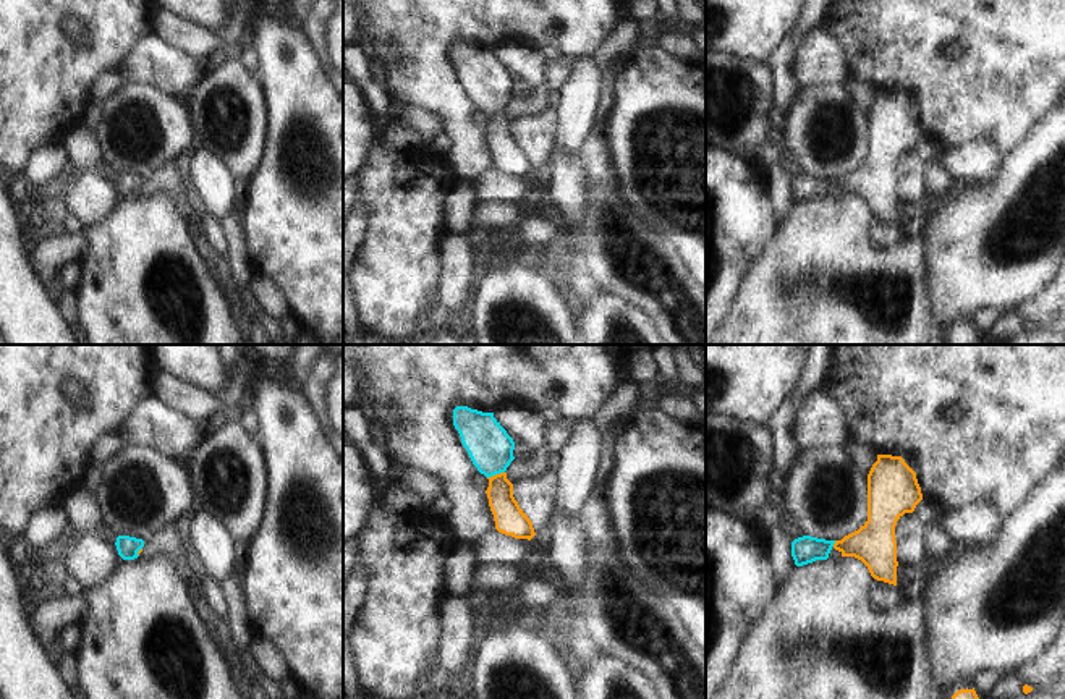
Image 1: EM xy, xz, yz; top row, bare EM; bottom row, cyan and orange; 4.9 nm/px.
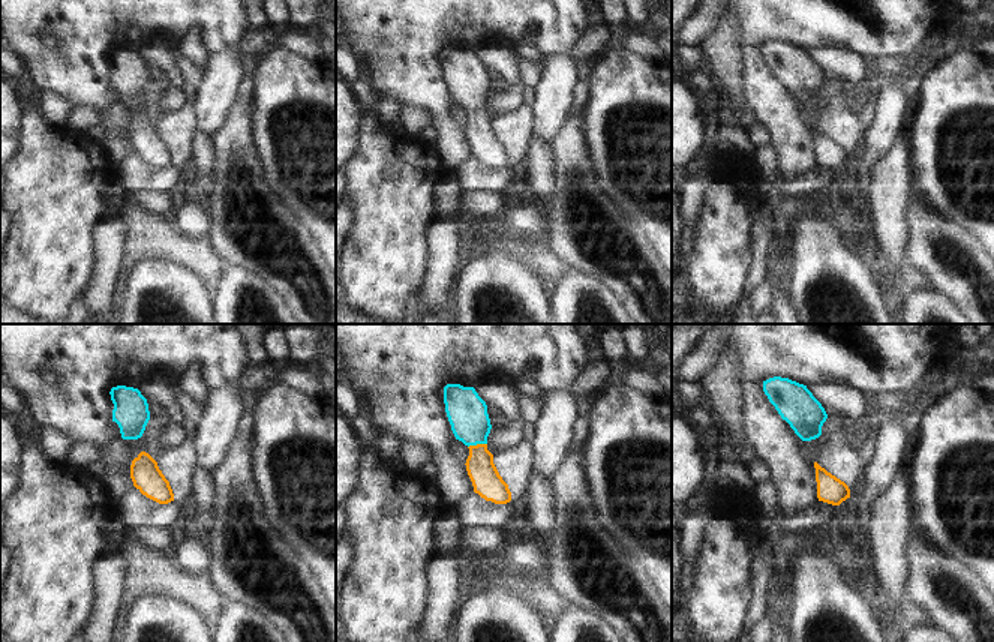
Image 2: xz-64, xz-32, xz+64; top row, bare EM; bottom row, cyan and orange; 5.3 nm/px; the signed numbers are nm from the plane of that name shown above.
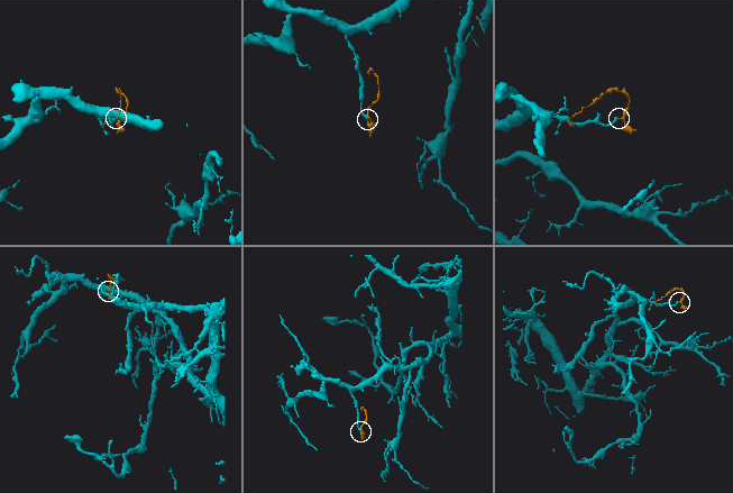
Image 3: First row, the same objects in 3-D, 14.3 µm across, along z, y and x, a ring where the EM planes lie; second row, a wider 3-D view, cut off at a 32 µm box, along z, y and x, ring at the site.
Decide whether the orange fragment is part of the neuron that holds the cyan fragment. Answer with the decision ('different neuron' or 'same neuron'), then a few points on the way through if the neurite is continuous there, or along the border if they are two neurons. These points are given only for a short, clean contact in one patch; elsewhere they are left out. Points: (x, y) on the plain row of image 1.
same neuron; way xz (491, 86), (496, 110), (500, 138), (510, 157)

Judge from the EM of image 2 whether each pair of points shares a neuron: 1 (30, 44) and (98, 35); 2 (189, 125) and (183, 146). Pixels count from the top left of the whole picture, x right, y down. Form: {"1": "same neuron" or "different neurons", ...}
{"1": "same neuron", "2": "same neuron"}

